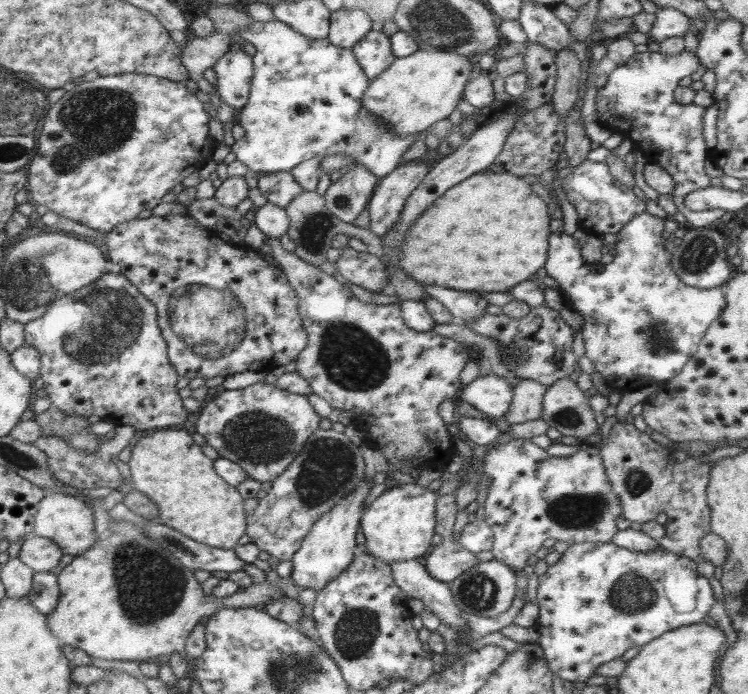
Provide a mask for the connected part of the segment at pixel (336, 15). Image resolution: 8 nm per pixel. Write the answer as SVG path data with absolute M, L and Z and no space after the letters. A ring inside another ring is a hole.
M342 7L331 12L327 39L340 48L351 49L370 29L371 18L362 9Z

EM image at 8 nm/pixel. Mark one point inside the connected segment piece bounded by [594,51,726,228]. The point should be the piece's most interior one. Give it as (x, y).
(637, 101)

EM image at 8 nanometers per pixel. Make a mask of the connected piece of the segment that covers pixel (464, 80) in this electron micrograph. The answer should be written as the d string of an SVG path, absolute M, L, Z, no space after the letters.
M418 49L410 56L396 57L384 72L374 77L361 96L361 105L385 120L393 134L417 134L450 116L477 70L476 59L468 56L441 49Z

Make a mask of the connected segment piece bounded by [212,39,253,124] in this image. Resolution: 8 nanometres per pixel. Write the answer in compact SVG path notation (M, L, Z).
M236 41L231 42L230 48L217 60L217 63L214 64L212 70L217 74L217 80L214 84L215 89L217 90L221 100L227 102L235 108L237 114L237 120L233 123L238 123L238 117L242 108L245 107L245 104L249 99L249 92L251 87L251 80L253 77L253 58L248 55L240 44Z

